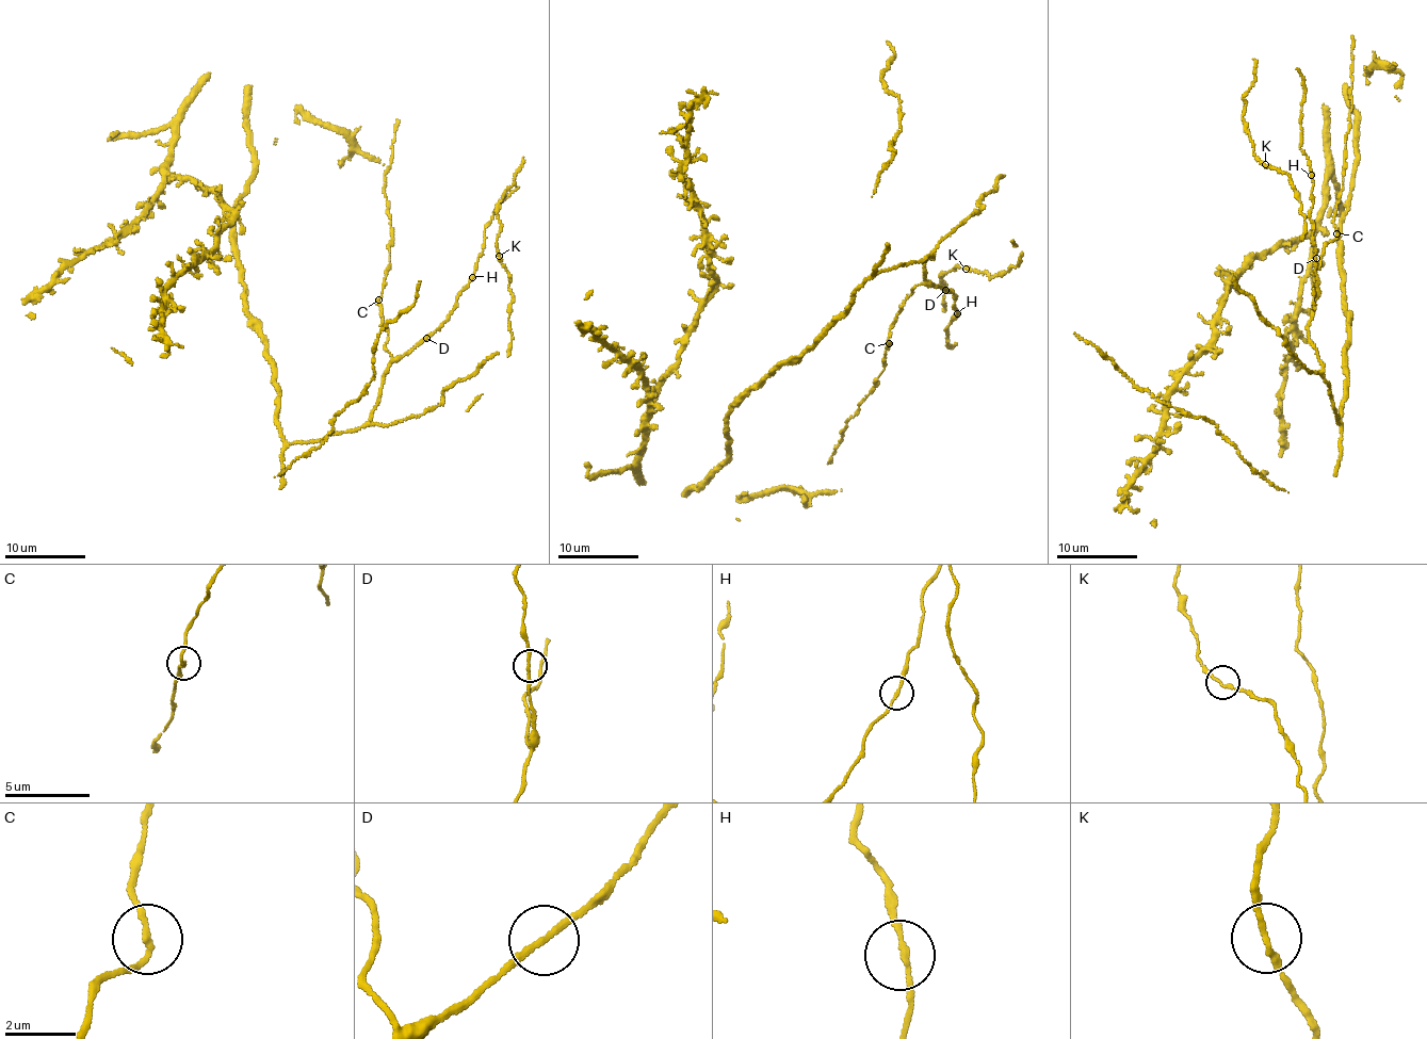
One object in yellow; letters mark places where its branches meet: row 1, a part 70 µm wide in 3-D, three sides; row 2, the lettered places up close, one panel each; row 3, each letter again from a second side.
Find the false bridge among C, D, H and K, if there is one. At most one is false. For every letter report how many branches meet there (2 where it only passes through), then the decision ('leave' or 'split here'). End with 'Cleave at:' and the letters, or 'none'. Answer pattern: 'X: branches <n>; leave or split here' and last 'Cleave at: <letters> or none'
C: branches 2; leave
D: branches 2; leave
H: branches 2; leave
K: branches 2; leave
Cleave at: none

